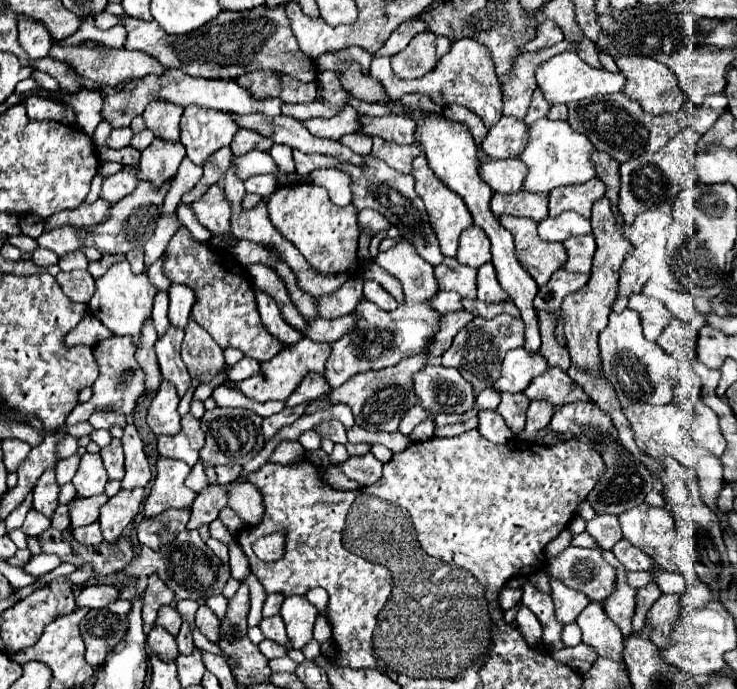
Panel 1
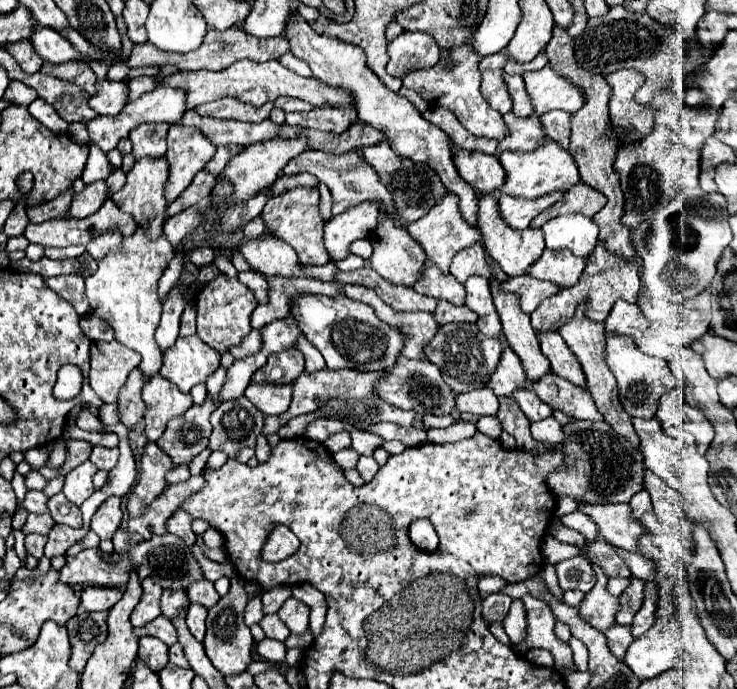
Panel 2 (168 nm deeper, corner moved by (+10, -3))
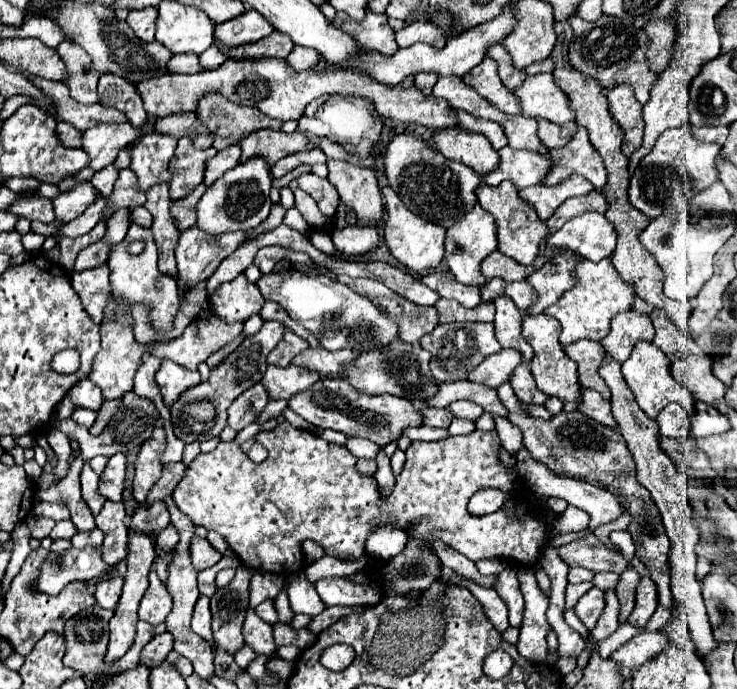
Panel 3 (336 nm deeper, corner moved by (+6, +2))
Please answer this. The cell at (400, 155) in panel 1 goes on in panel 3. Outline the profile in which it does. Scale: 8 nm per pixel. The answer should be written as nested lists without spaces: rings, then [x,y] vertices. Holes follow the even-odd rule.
[[[394,135],[388,141],[384,167],[388,185],[402,197],[402,203],[412,213],[418,213],[422,219],[436,225],[448,227],[476,203],[474,189],[480,185],[480,177],[466,165],[446,159],[440,151],[414,135]]]

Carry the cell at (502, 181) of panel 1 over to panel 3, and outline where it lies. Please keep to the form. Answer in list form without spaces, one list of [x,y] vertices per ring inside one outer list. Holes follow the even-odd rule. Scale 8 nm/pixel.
[[[444,129],[434,133],[436,149],[454,161],[460,161],[474,169],[478,175],[486,175],[494,169],[498,169],[498,153],[490,145],[490,141],[484,135],[478,133],[466,133],[462,129]]]

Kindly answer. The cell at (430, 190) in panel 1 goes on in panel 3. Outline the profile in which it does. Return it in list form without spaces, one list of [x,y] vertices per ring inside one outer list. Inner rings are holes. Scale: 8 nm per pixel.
[[[474,205],[462,219],[454,221],[446,229],[446,243],[444,243],[444,263],[448,265],[448,271],[456,277],[456,281],[466,285],[484,285],[486,279],[480,275],[480,261],[490,255],[496,249],[496,225],[494,217],[490,217],[488,211]]]

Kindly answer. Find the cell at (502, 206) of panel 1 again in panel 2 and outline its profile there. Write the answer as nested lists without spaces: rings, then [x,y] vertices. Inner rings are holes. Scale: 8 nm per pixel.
[[[554,192],[554,194],[546,194],[542,198],[528,200],[528,198],[514,198],[514,196],[500,194],[500,198],[498,198],[500,214],[512,228],[524,230],[530,226],[530,222],[536,218],[536,214],[540,214],[542,210],[546,210],[548,206],[558,202],[562,196],[564,196],[564,192]]]

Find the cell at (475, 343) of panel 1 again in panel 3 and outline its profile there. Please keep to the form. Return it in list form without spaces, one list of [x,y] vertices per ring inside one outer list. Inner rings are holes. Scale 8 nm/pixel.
[[[446,323],[438,325],[432,333],[424,335],[420,345],[432,353],[430,369],[436,381],[460,381],[468,379],[470,369],[476,369],[488,355],[498,353],[502,347],[494,337],[494,325],[492,323]]]

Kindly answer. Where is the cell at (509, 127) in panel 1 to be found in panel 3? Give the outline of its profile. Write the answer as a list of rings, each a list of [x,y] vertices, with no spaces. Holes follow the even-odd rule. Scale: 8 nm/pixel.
[[[536,117],[536,121],[538,121],[538,137],[540,137],[542,145],[548,145],[548,149],[558,149],[558,147],[566,145],[574,133],[574,123],[554,125],[552,121],[542,121],[538,117]]]

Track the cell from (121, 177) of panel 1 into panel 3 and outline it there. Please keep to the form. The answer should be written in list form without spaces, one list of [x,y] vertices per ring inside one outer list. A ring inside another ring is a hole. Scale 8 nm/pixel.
[[[80,181],[74,189],[62,193],[58,199],[54,199],[54,213],[60,221],[68,223],[76,217],[80,217],[90,203],[96,199],[96,189],[90,181]]]

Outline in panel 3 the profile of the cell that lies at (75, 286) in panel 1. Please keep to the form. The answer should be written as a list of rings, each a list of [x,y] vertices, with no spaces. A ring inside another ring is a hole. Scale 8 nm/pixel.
[[[100,265],[86,271],[72,271],[70,283],[74,291],[80,295],[84,309],[88,315],[100,323],[102,313],[110,299],[110,283],[108,283],[108,267]]]

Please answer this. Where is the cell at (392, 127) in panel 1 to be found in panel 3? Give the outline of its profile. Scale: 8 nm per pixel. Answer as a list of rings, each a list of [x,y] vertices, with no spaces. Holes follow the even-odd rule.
[[[260,129],[258,133],[250,133],[250,137],[246,137],[246,139],[240,143],[240,145],[242,145],[242,157],[240,157],[240,161],[250,159],[252,155],[264,155],[264,157],[270,161],[270,165],[274,165],[278,159],[282,159],[282,157],[286,157],[286,155],[290,155],[290,153],[308,151],[310,145],[314,145],[312,139],[314,139],[312,135],[306,135],[306,133],[302,133],[300,129],[296,129],[294,133],[284,133],[284,131],[274,131],[274,129]]]

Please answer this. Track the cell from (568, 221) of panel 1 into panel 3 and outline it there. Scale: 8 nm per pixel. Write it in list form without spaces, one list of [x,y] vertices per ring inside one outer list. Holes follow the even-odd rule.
[[[586,211],[564,223],[554,235],[550,235],[548,245],[564,245],[584,259],[600,261],[612,255],[616,245],[616,231],[610,221],[594,211]]]

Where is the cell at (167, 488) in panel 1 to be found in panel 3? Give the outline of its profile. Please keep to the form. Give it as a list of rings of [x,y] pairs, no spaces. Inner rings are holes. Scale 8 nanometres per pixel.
[[[154,429],[152,437],[142,445],[138,459],[136,459],[136,471],[134,471],[134,499],[142,505],[146,499],[146,493],[150,487],[158,481],[162,475],[162,463],[160,453],[166,449],[166,435],[164,429]]]

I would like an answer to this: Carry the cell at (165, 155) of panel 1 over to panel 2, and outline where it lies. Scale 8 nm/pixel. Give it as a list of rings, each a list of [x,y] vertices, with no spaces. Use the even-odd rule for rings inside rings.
[[[142,158],[142,162],[136,162],[134,168],[128,174],[128,182],[126,186],[114,194],[114,202],[122,212],[132,214],[132,218],[136,220],[138,226],[150,230],[148,238],[150,240],[158,240],[162,236],[162,228],[164,228],[164,210],[166,210],[166,200],[164,200],[164,184],[168,178],[168,166],[166,166],[166,158],[158,158],[158,162],[154,162],[154,158]]]

